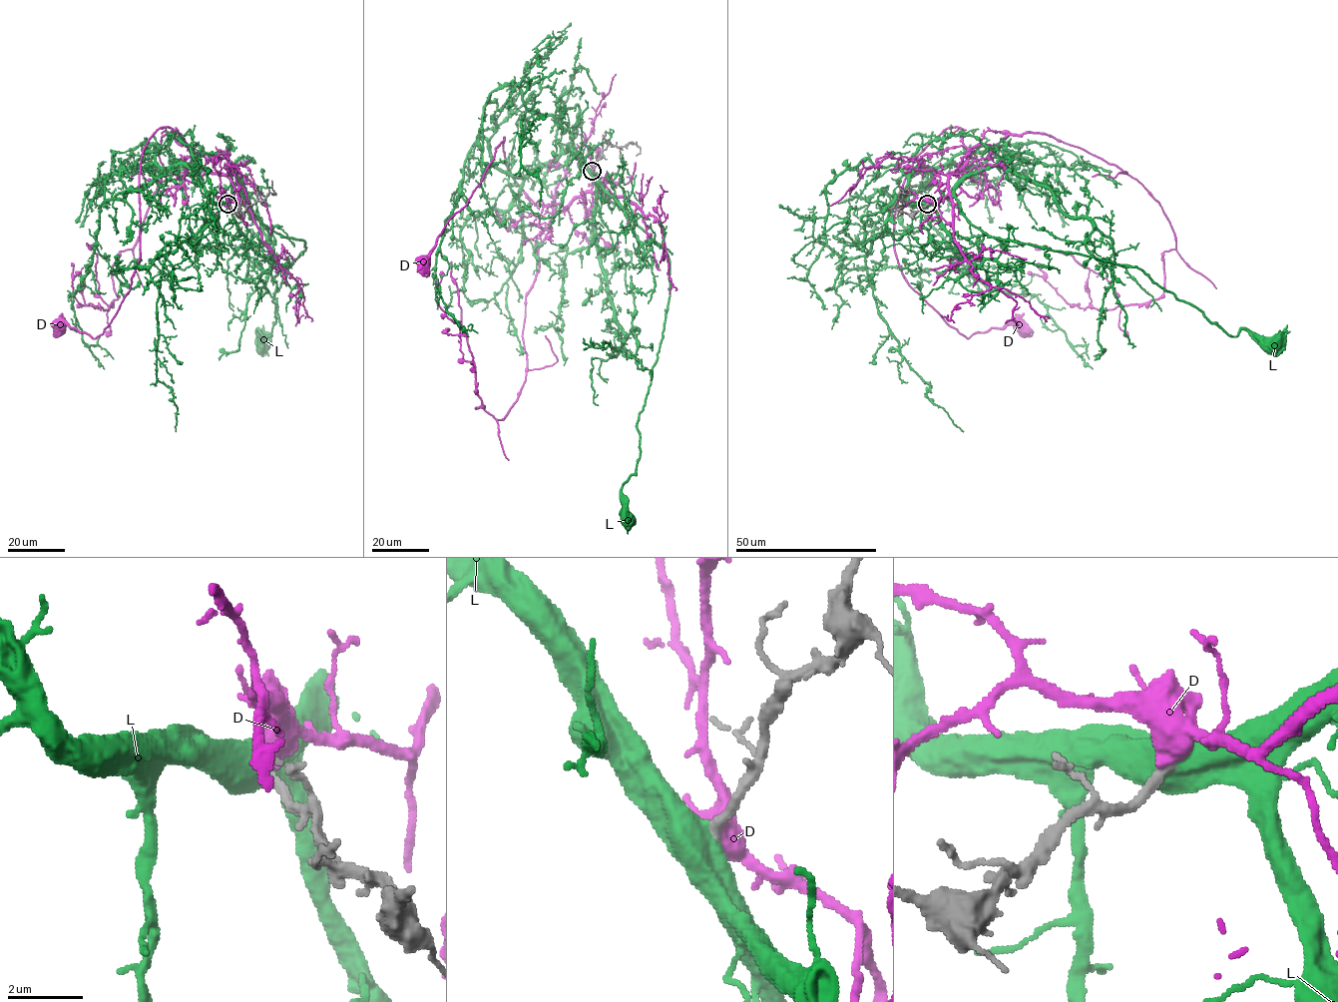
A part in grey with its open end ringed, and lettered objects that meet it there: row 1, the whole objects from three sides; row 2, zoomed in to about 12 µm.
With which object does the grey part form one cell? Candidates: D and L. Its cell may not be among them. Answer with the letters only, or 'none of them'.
L

